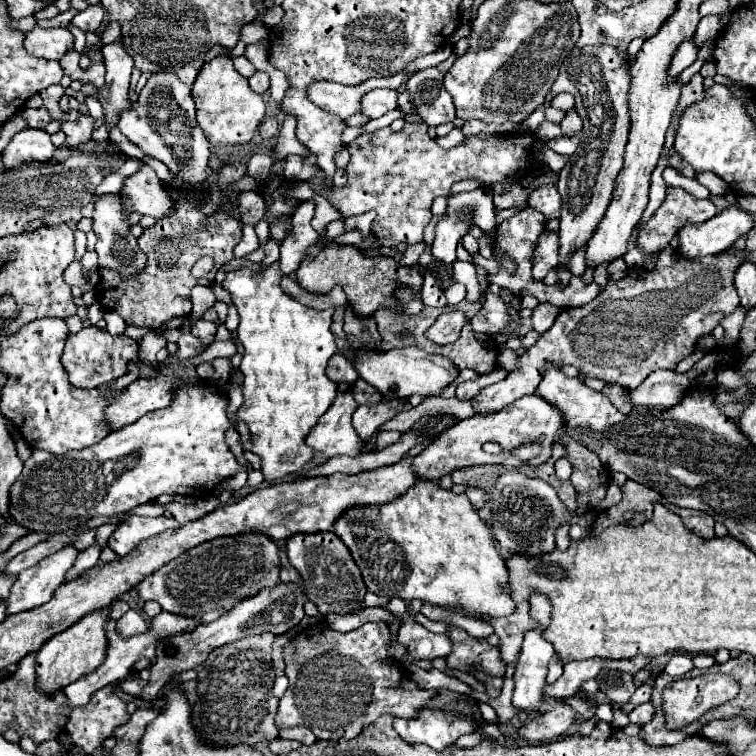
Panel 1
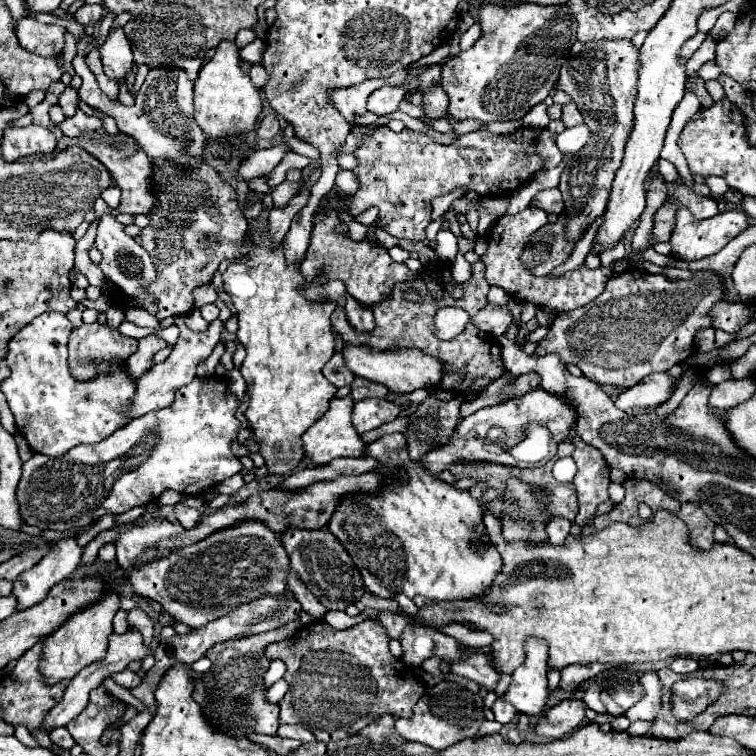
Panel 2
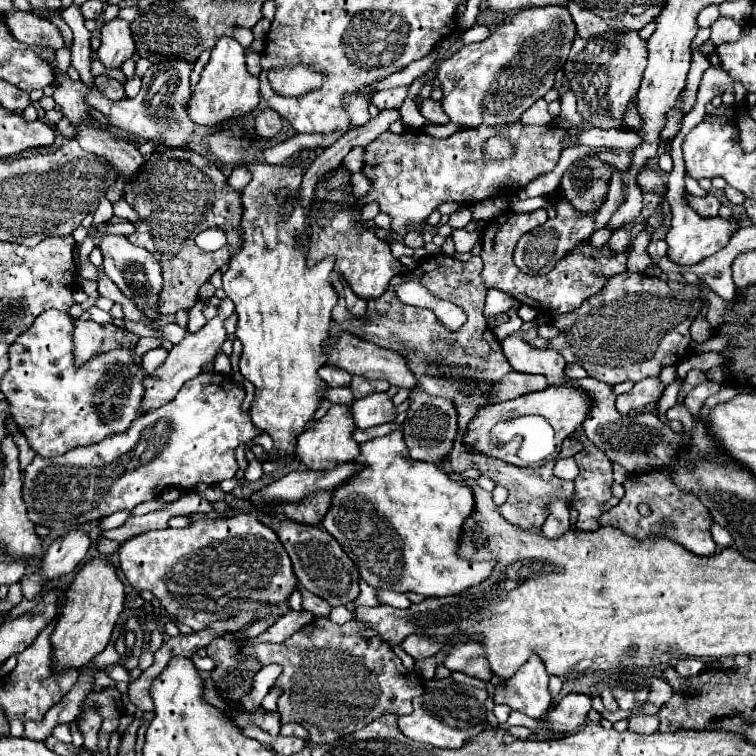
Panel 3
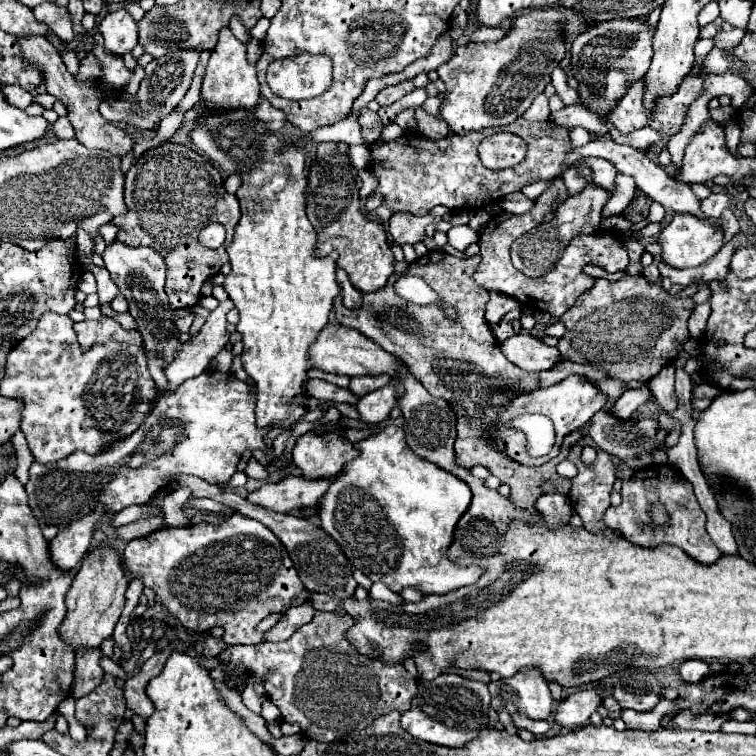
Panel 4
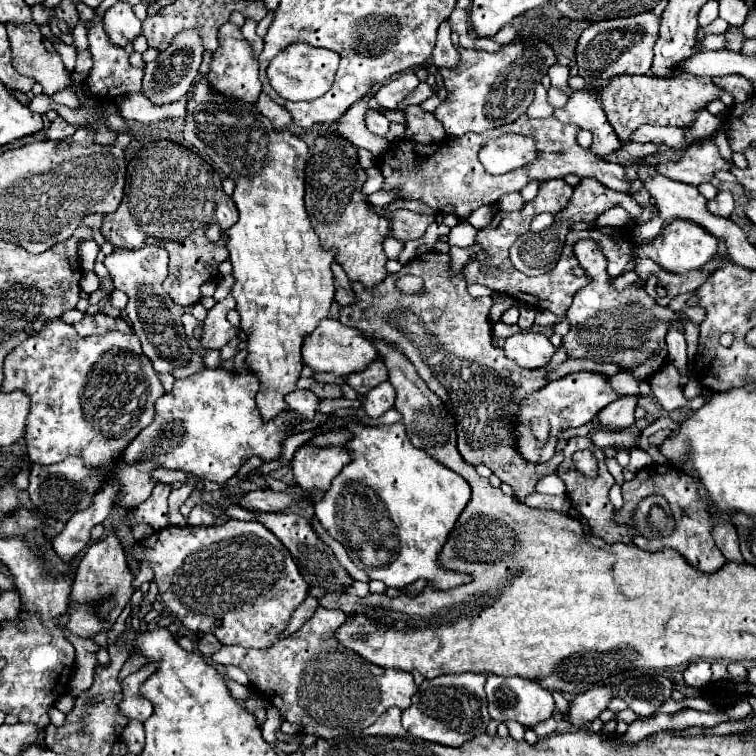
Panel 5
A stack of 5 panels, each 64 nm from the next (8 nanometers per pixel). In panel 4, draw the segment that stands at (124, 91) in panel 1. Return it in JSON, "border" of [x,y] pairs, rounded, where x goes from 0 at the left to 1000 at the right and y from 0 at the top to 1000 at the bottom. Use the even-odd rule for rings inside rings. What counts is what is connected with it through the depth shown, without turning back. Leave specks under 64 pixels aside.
{"border":[[[167,11],[143,16],[130,40],[140,53],[140,66],[148,71],[167,71],[183,58],[183,32]]]}

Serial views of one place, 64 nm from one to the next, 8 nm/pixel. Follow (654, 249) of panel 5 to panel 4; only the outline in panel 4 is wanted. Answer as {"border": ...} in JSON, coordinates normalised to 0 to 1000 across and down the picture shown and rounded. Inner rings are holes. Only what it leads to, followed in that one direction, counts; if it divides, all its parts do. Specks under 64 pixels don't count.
{"border":[[[894,283],[870,312],[876,347],[889,354],[926,352],[942,341],[958,323],[958,310],[937,291]]]}

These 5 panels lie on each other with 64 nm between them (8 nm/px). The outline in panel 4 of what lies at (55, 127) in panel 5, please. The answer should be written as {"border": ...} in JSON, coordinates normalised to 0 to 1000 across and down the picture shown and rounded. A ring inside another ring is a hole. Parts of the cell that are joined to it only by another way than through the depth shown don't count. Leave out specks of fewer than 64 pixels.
{"border":[[[77,156],[77,159],[69,164],[69,175],[71,175],[74,183],[98,183],[98,177],[101,177],[90,156]]]}

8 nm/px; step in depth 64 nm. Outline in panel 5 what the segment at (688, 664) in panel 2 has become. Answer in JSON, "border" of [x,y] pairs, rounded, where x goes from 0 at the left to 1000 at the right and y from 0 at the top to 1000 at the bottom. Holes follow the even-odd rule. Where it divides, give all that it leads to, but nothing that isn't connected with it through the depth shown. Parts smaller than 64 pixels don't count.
{"border":[[[918,876],[905,886],[905,902],[921,913],[931,913],[934,907],[939,907],[942,897],[939,897],[939,878],[937,876]]]}

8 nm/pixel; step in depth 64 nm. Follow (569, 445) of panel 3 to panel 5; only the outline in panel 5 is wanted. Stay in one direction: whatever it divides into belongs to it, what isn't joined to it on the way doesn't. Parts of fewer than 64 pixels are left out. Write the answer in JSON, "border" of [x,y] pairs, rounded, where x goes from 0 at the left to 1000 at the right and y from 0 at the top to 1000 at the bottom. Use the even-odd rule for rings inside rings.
{"border":[[[574,331],[550,339],[532,352],[526,362],[513,362],[492,381],[466,373],[471,399],[450,407],[450,426],[474,434],[479,442],[505,447],[529,460],[537,474],[550,484],[556,500],[566,513],[587,532],[587,537],[603,553],[606,595],[611,606],[624,614],[643,614],[667,640],[677,643],[680,659],[690,664],[706,651],[714,630],[733,627],[743,611],[743,593],[754,574],[746,574],[735,590],[733,603],[725,611],[704,614],[683,595],[683,550],[688,545],[690,526],[706,521],[725,508],[725,495],[751,476],[749,460],[738,458],[730,476],[709,489],[696,489],[675,476],[667,463],[656,460],[648,450],[648,405],[651,394],[624,394],[616,386],[616,370],[611,362],[593,365],[593,336]],[[529,365],[556,365],[561,370],[558,389],[534,389],[524,381]]]}

